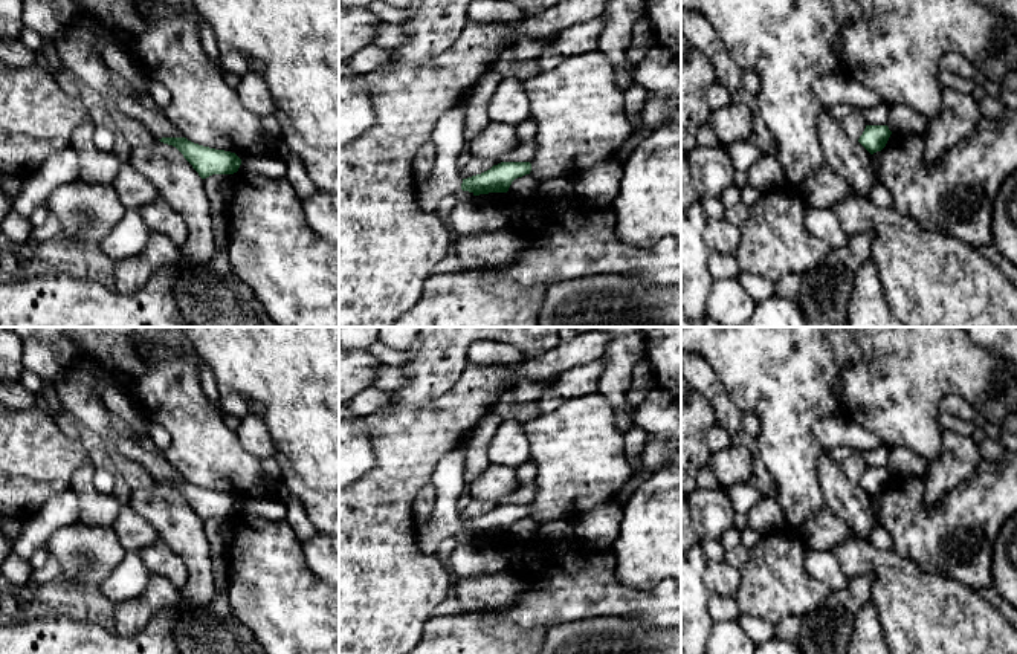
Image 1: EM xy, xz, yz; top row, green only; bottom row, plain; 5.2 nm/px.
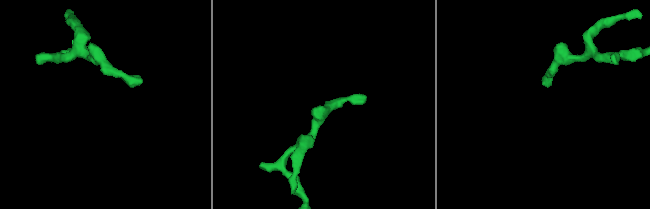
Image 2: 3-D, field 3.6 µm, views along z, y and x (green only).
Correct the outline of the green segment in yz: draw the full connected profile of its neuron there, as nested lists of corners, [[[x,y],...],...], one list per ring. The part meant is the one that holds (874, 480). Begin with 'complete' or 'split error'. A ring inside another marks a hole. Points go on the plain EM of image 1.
complete | [[[866,468],[863,477],[860,478],[858,484],[870,495],[881,494],[892,474],[887,468]]]

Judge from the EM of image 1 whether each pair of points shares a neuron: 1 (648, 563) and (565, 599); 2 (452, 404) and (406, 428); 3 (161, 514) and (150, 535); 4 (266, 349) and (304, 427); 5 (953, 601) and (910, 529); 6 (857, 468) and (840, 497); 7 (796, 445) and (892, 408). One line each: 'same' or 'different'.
1: different
2: same
3: different
4: same
5: different
6: different
7: different

